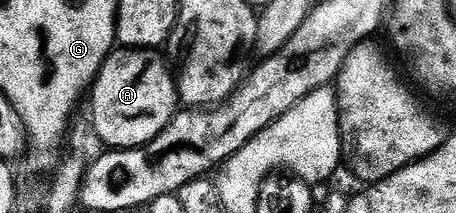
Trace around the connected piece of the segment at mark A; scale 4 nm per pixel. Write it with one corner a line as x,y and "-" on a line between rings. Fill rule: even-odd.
123,46
108,53
90,89
92,128
101,145
112,150
140,148
149,144
176,115
174,72
164,65
160,54
156,50

